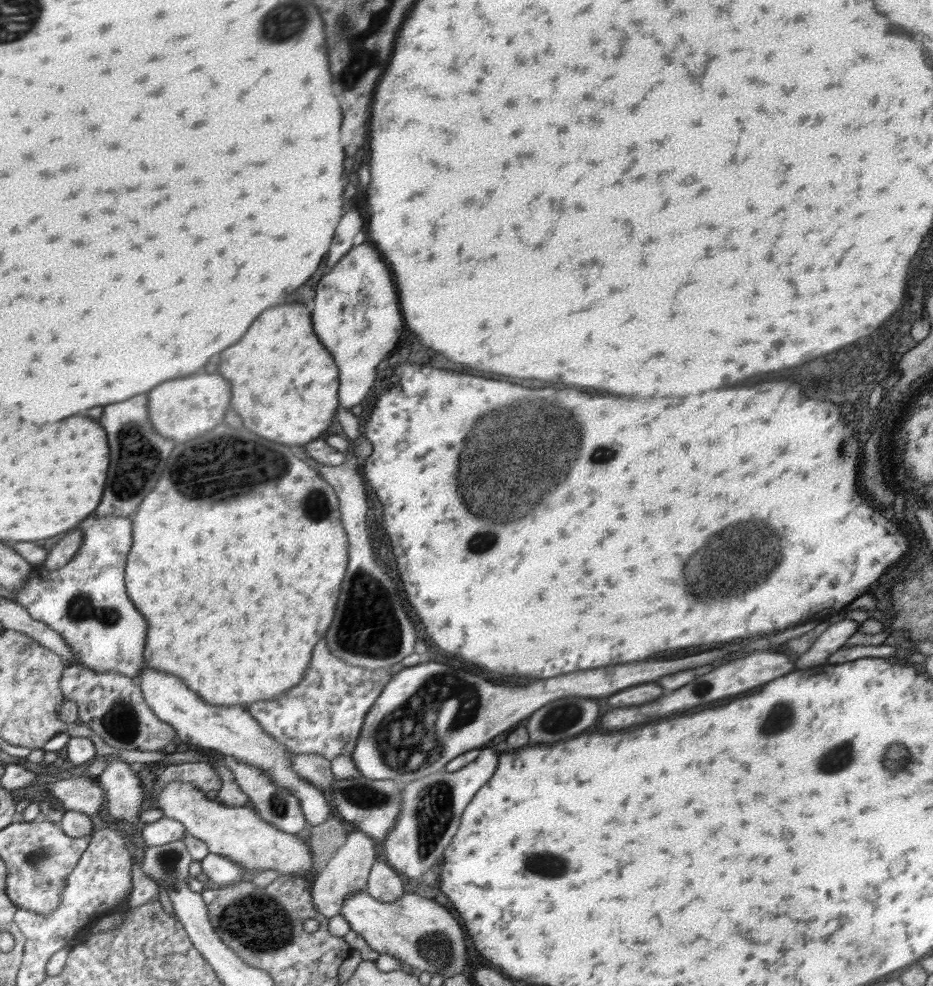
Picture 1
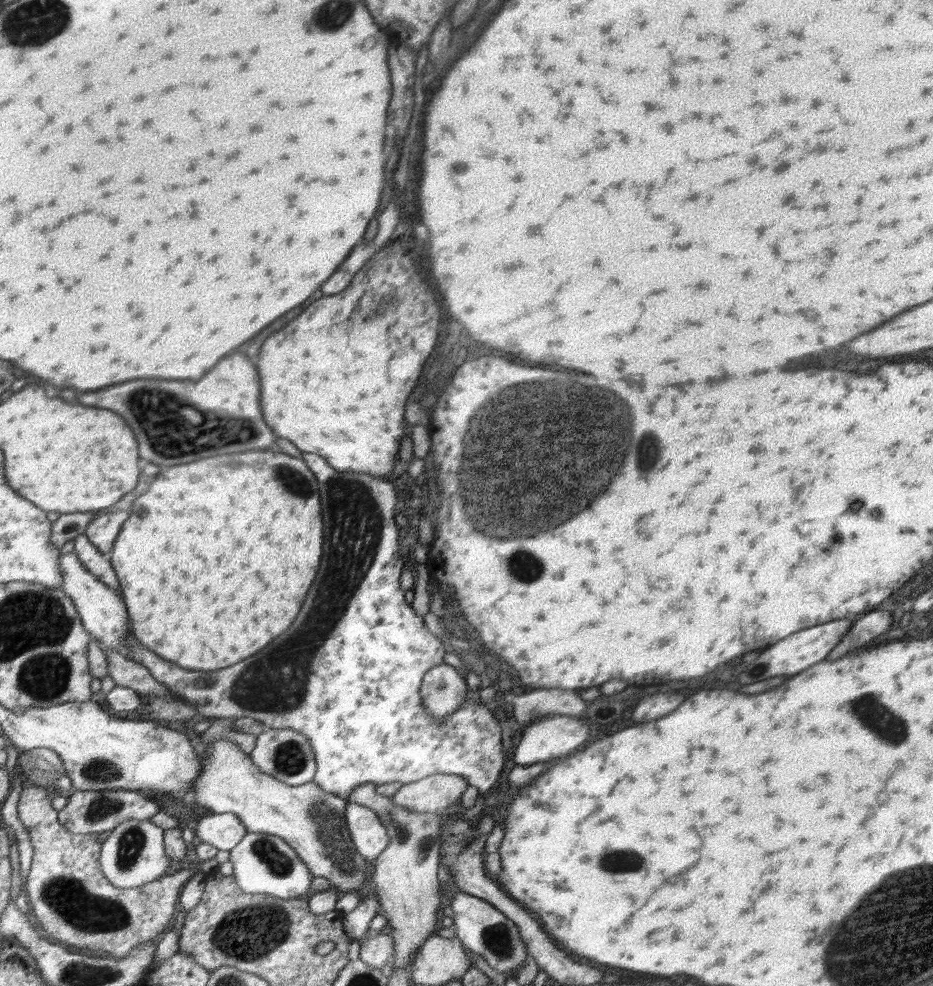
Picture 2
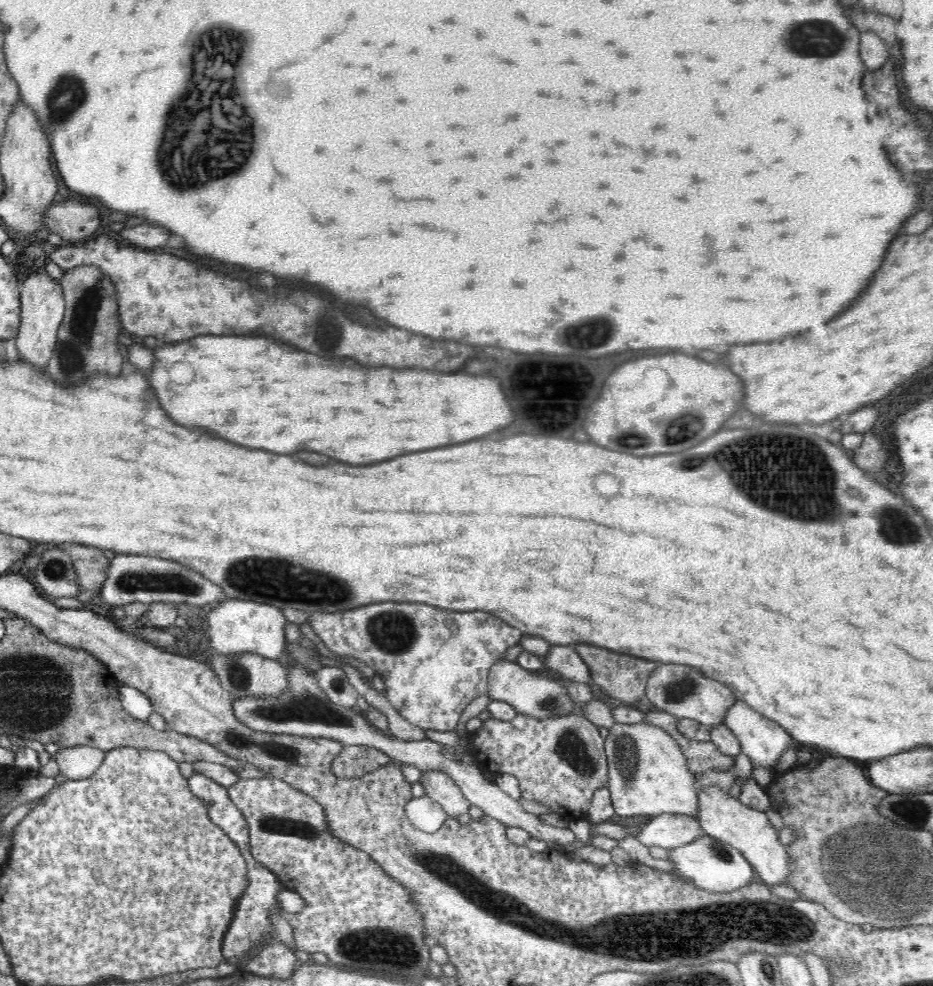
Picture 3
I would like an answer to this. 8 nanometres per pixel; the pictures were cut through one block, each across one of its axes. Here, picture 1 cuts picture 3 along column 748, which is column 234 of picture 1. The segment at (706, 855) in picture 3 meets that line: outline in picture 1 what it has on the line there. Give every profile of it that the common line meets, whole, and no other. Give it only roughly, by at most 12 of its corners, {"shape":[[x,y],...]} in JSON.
{"shape":[[216,854],[200,864],[213,887],[242,882],[241,864]]}

